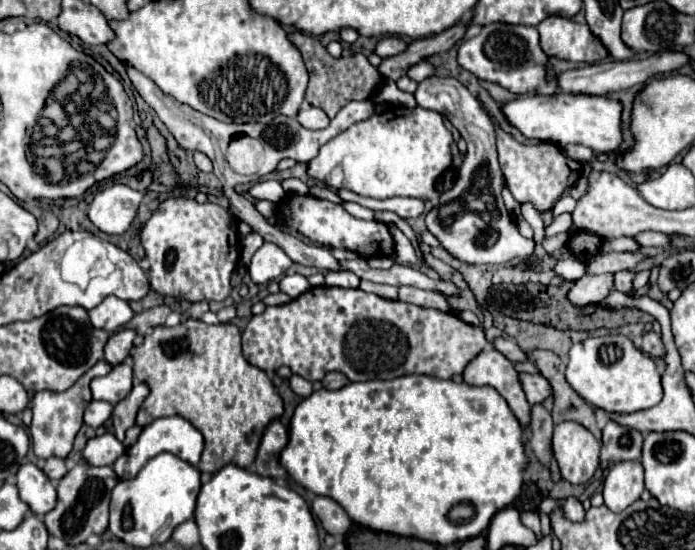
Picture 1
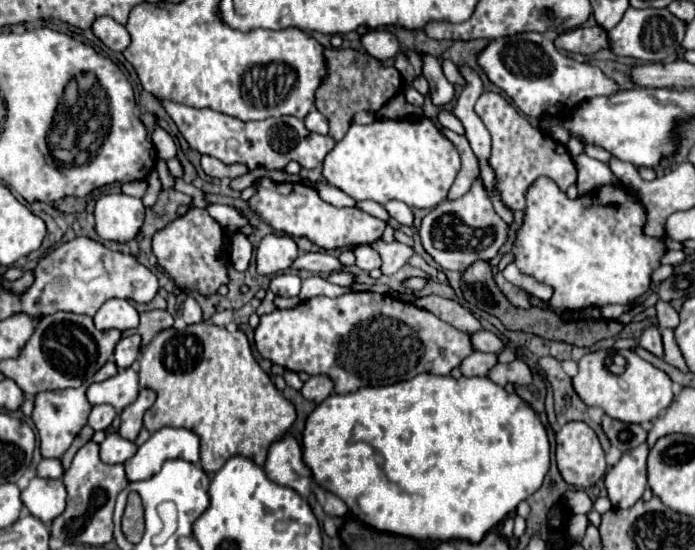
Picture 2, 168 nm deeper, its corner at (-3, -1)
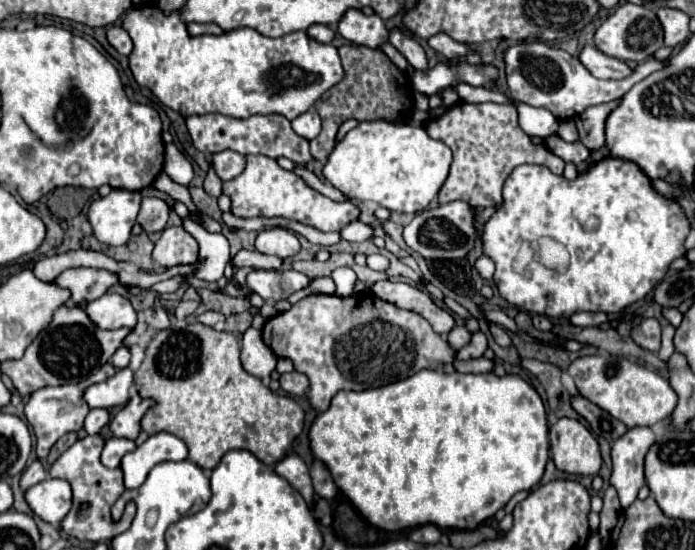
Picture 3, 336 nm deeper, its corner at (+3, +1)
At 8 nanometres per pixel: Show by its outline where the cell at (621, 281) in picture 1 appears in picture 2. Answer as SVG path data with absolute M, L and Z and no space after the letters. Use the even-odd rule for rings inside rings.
M538 177L526 189L522 227L516 231L516 239L512 243L514 263L524 275L532 275L536 281L554 289L552 299L546 303L550 309L582 311L588 307L604 307L608 303L632 305L650 289L652 273L662 265L660 261L666 253L664 239L648 237L644 233L644 225L646 209L638 199L638 193L624 185L604 185L582 197L568 199L568 195L560 191L550 177ZM622 197L626 197L626 201L618 203Z

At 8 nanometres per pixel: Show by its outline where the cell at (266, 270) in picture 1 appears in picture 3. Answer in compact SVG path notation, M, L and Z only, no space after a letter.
M262 229L256 237L256 251L264 255L276 255L280 259L288 259L300 251L300 243L296 235L288 229Z

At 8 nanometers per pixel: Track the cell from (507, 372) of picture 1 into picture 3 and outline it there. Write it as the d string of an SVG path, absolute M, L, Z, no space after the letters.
M480 331L480 333L474 333L474 335L472 335L470 345L462 347L462 349L456 353L456 357L458 357L460 361L478 359L478 357L482 357L482 353L486 351L486 347L488 347L488 339L486 339L486 335Z

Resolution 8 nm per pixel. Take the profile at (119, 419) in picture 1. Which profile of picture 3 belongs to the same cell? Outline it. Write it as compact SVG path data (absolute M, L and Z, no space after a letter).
M134 393L130 401L122 409L118 409L114 419L110 421L110 429L114 437L136 439L140 433L140 419L152 405L154 405L152 399L144 399L138 393Z

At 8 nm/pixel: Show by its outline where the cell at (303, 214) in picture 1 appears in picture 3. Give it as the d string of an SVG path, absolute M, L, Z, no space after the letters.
M246 155L246 169L224 183L224 193L232 199L232 213L238 217L286 217L310 225L322 233L340 231L360 217L360 209L346 201L336 203L322 193L310 189L294 171L284 171L274 159L264 155Z

